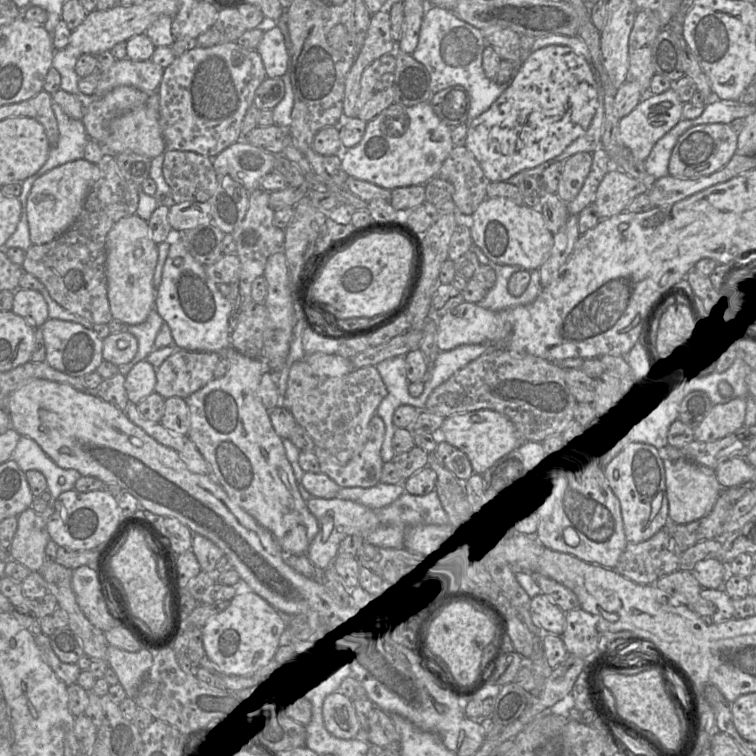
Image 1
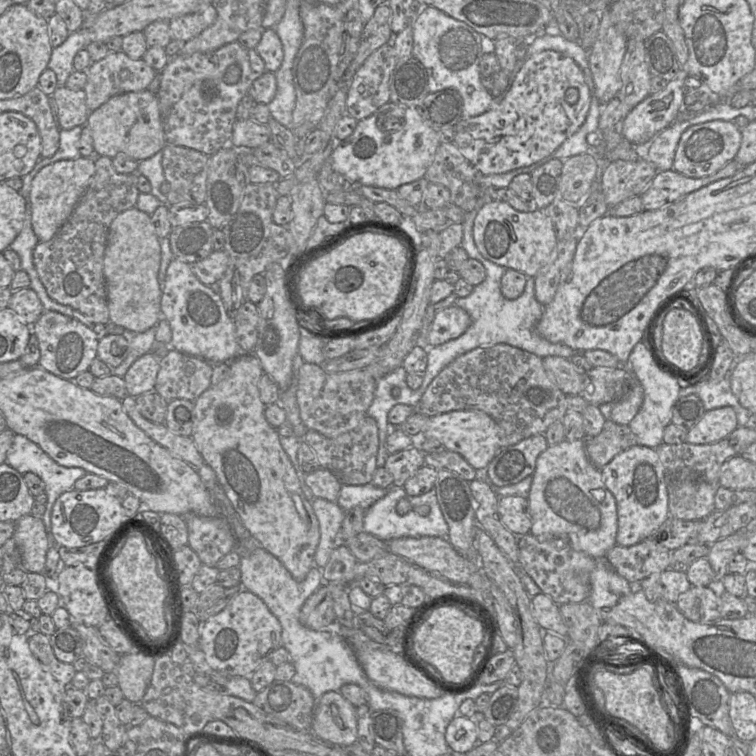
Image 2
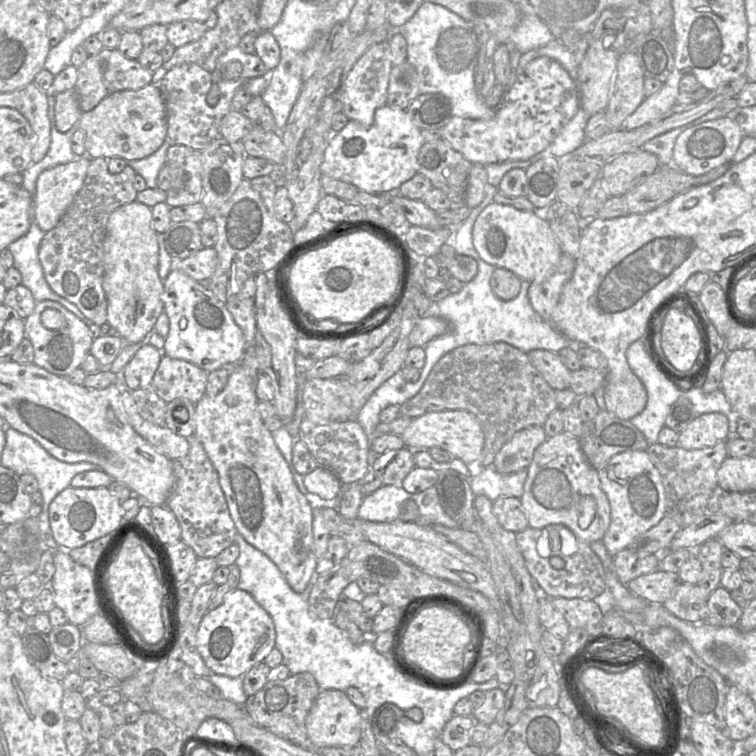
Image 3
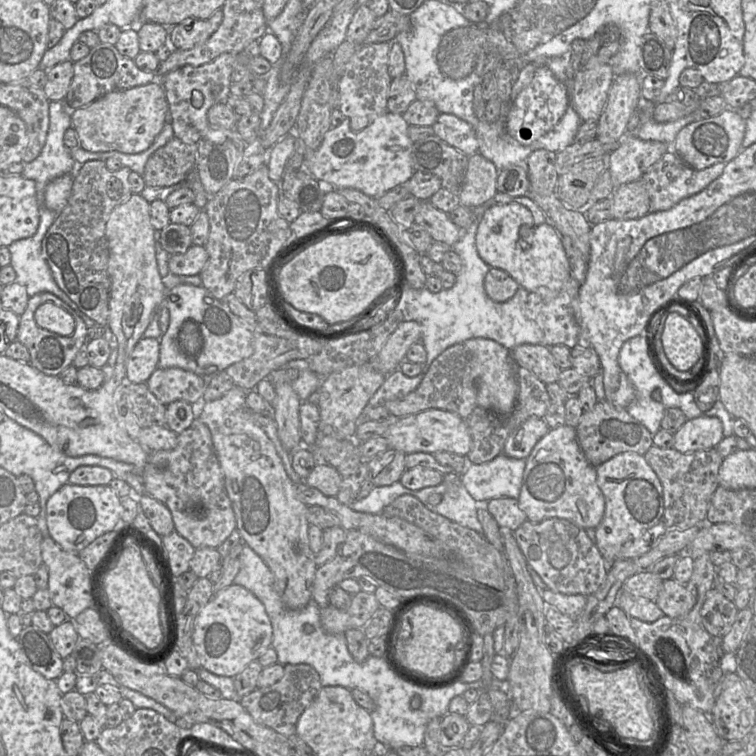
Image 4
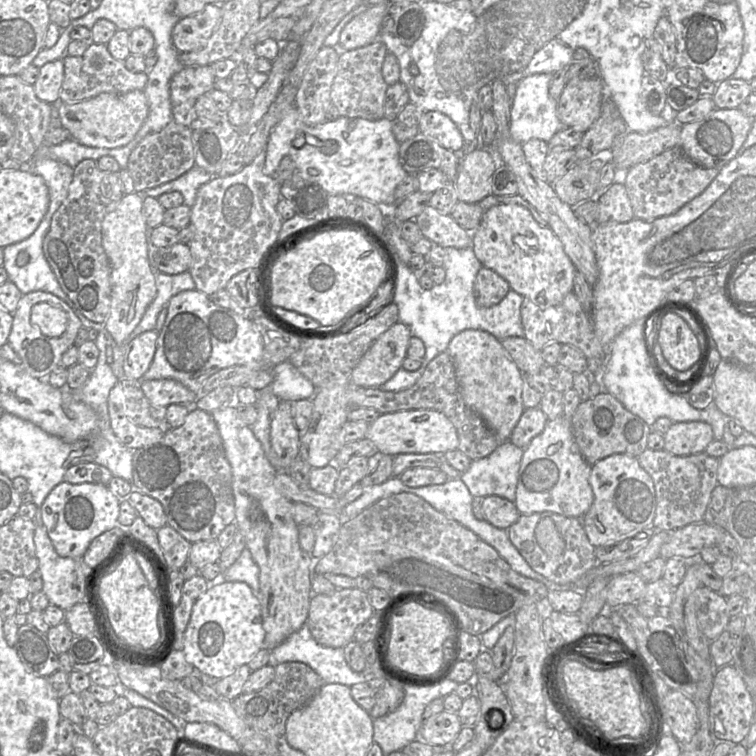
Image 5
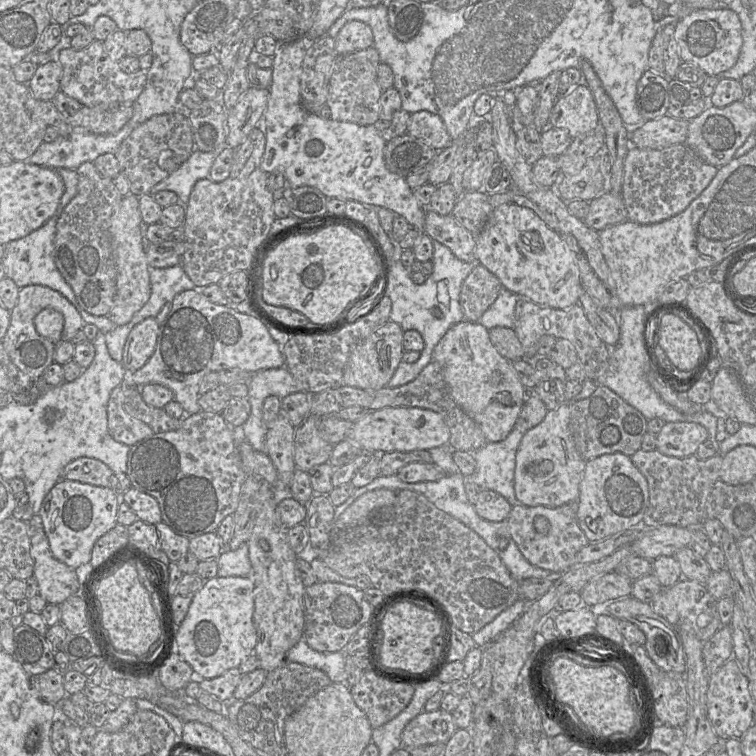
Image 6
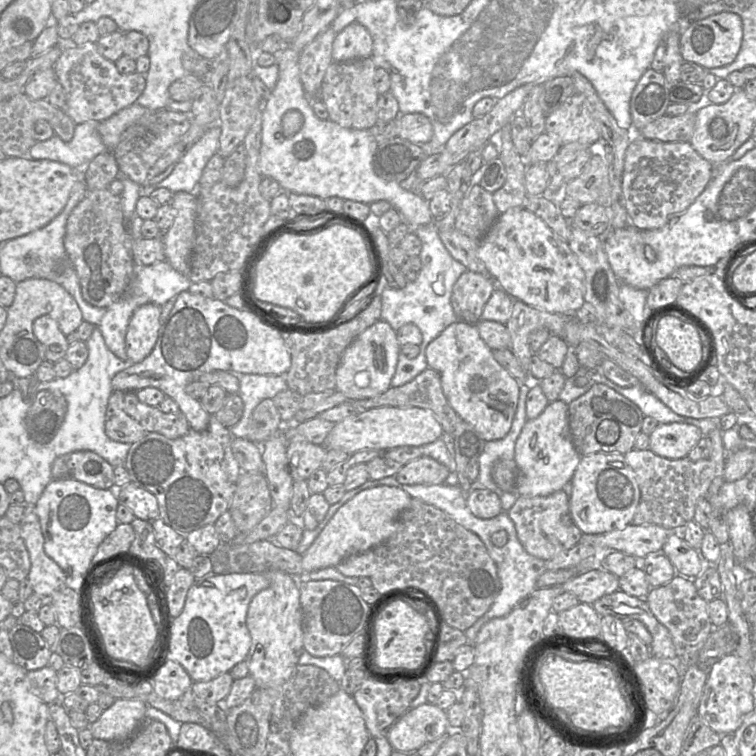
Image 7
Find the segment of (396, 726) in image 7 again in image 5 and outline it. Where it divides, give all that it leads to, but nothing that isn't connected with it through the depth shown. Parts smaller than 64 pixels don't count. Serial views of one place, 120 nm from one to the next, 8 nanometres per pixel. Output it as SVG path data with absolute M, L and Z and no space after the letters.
M442 711L427 720L423 720L415 740L422 740L432 745L449 747L461 729L462 724L457 713Z

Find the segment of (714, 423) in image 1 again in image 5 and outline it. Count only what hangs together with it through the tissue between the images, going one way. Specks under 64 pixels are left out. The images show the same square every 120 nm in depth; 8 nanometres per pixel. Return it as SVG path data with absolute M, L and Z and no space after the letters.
M702 421L674 422L663 437L664 450L675 456L704 453L714 440L712 427Z

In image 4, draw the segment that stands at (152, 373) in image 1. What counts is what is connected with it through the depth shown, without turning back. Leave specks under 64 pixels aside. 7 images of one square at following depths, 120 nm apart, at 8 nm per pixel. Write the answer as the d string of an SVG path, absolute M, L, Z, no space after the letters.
M142 337L130 354L126 381L146 383L151 374L158 368L160 339Z

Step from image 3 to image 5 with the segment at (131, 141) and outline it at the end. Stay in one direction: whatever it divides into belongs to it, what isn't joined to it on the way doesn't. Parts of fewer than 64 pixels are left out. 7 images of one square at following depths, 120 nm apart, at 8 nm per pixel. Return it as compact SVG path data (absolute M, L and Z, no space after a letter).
M143 90L125 94L102 93L78 103L57 103L61 125L82 145L114 149L127 145L148 117L149 107Z

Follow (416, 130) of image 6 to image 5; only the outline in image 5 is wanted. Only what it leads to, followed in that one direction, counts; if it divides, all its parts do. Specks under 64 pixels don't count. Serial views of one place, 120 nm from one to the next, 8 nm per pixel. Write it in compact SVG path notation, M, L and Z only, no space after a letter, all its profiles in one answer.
M424 111L419 132L434 138L441 146L464 155L465 140L457 125L439 111Z

